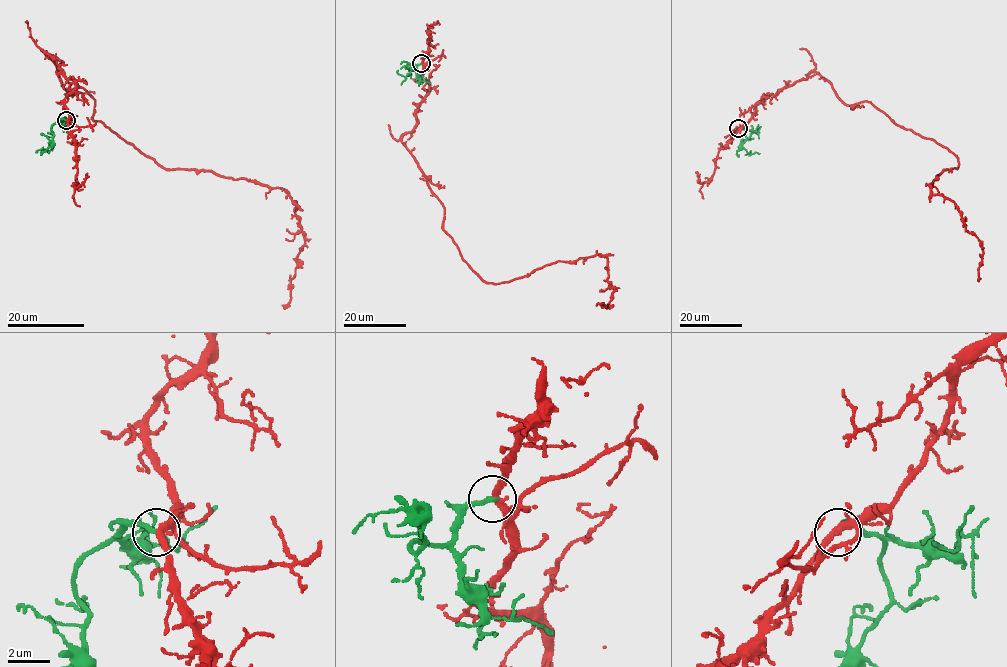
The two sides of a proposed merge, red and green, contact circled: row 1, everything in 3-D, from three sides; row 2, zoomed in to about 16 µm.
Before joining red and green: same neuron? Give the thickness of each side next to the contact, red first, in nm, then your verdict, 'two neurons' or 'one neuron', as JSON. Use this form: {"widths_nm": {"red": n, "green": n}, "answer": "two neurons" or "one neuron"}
{"widths_nm": {"red": 320, "green": 280}, "answer": "two neurons"}

